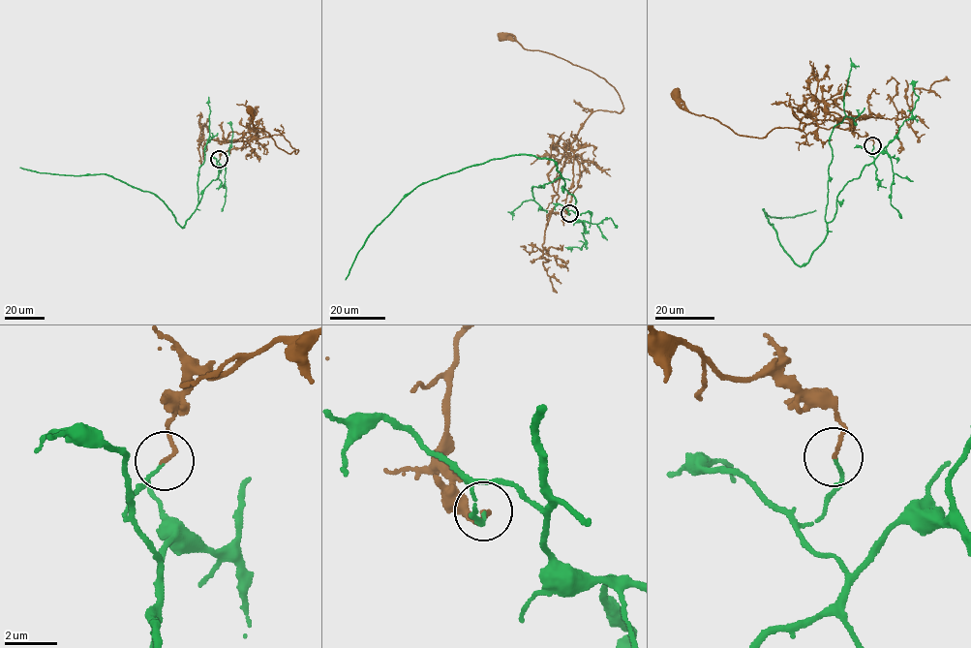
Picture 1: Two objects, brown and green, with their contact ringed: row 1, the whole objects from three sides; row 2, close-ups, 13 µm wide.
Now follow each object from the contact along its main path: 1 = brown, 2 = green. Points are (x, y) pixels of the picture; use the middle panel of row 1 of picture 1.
1: (569, 213), (571, 143), (592, 112), (620, 112), (622, 101), (589, 70), (503, 37)
2: (569, 213), (576, 213), (576, 201), (554, 161), (526, 154), (492, 159), (408, 193), (367, 238), (345, 279)

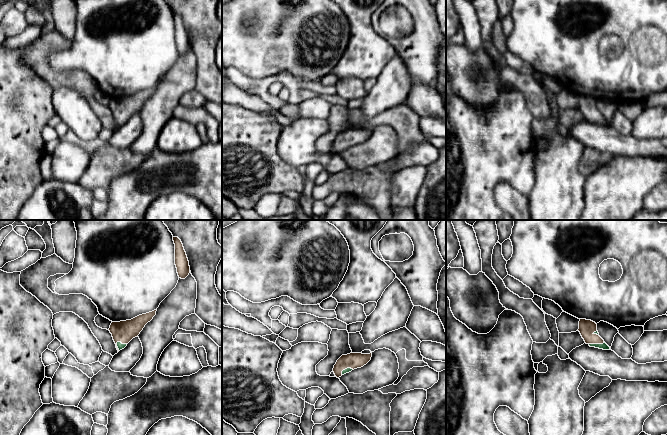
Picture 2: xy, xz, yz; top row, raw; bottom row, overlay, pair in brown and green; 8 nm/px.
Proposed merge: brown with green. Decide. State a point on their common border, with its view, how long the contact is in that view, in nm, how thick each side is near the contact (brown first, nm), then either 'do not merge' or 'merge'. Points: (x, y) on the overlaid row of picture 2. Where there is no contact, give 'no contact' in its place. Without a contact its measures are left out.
meets brown in yz at (596, 343); contact 130 nm long; 130 nm thick on the brown side, 60 nm on the other; do not merge

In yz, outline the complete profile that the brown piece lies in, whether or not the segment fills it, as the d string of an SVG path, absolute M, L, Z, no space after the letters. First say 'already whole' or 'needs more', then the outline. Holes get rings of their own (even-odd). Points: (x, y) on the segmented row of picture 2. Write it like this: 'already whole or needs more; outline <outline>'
already whole; outline M580 319L578 331L586 344L604 343L604 340L595 333L597 331L597 324L591 320Z

